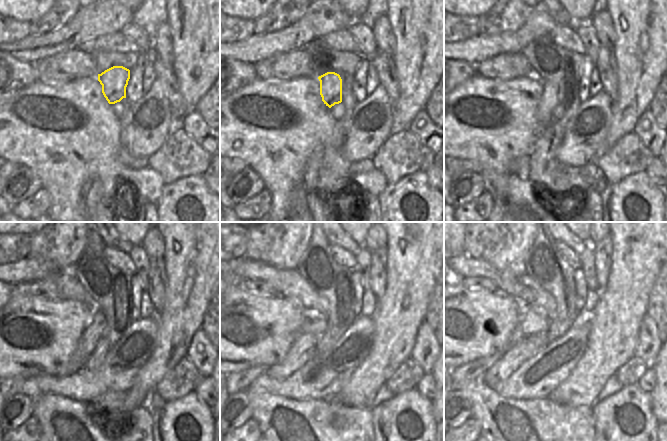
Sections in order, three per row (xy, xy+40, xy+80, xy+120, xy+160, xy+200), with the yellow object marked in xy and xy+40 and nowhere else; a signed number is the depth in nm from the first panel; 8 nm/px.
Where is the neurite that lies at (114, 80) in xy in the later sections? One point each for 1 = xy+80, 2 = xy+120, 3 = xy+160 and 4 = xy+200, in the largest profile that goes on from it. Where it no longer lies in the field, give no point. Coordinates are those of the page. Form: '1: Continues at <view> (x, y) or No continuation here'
1: Continues at xy+80 (549, 99)
2: Continues at xy+120 (90, 337)
3: Continues at xy+160 (304, 348)
4: Continues at xy+200 (510, 361)

